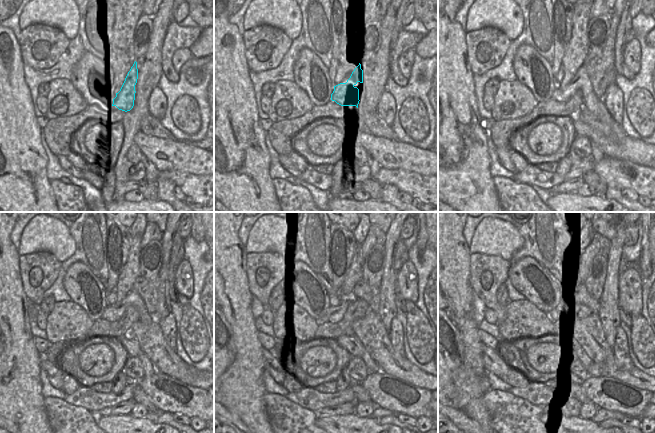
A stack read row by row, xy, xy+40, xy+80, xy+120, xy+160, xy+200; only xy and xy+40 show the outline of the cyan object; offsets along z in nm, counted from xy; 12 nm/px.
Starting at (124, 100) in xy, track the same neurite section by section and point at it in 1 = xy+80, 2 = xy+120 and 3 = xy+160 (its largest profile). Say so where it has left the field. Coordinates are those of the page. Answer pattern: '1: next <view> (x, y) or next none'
1: next xy+80 (562, 93)
2: next xy+120 (112, 313)
3: next xy+160 (334, 314)

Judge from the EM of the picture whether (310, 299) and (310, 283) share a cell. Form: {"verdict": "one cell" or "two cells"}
{"verdict": "one cell"}

